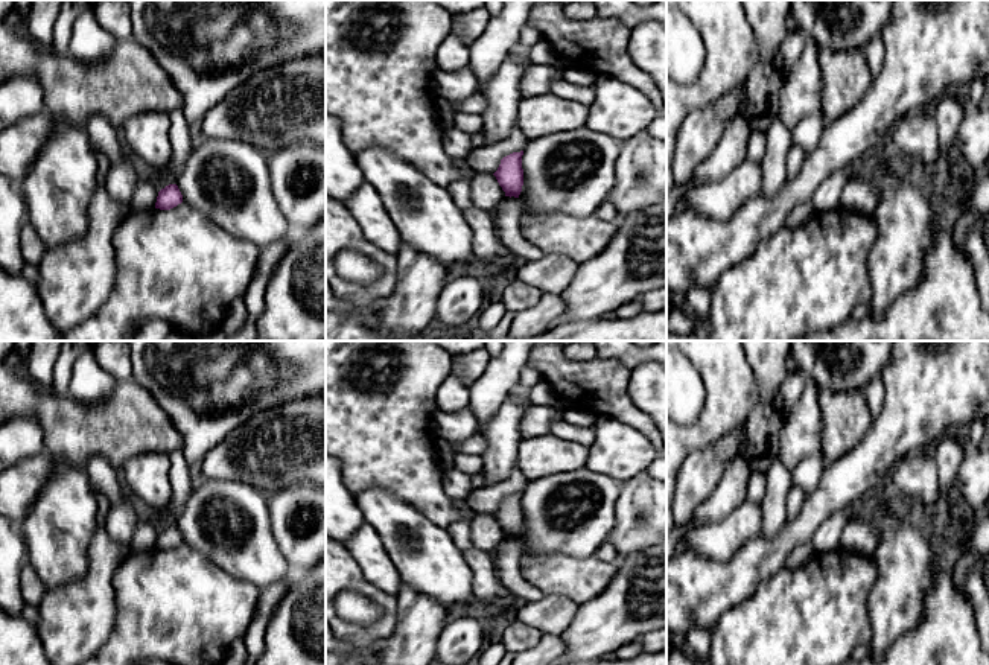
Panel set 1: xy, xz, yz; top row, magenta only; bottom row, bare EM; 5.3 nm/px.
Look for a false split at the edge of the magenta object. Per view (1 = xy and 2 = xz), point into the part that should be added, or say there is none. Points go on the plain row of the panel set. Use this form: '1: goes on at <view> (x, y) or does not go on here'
1: does not go on here
2: does not go on here

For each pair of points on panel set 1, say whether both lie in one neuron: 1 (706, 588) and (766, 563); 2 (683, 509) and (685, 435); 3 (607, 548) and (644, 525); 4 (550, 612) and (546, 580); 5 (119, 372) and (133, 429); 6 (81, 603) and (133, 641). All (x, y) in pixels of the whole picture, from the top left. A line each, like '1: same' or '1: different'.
1: same
2: different
3: different
4: different
5: different
6: different

